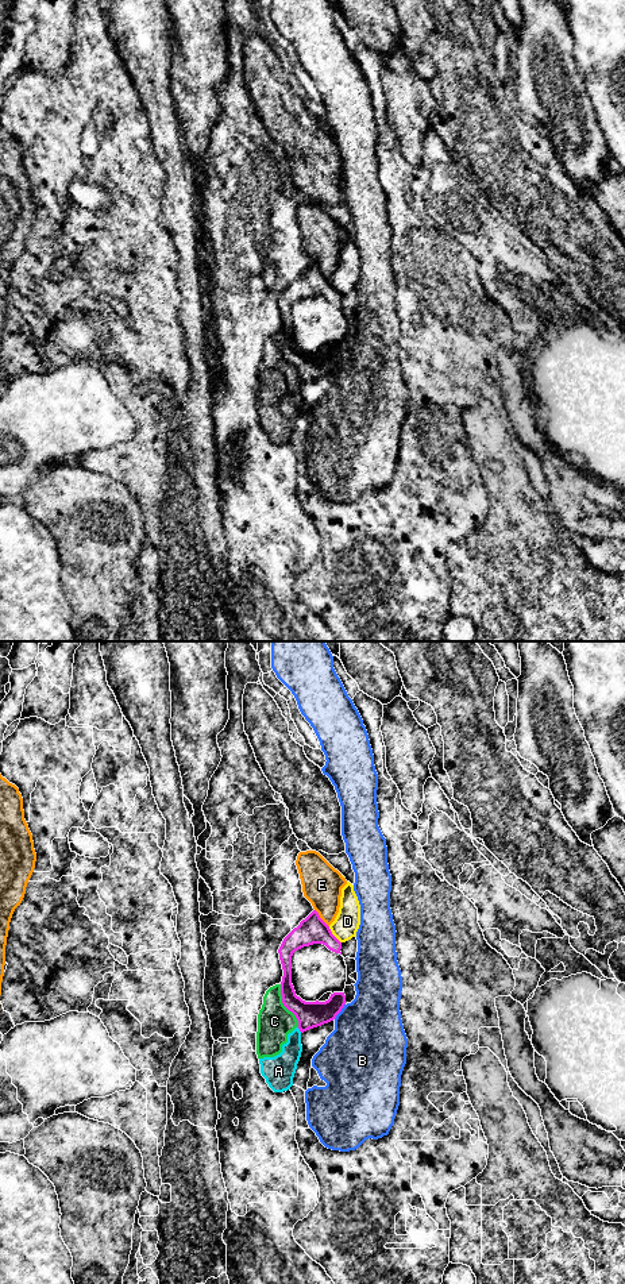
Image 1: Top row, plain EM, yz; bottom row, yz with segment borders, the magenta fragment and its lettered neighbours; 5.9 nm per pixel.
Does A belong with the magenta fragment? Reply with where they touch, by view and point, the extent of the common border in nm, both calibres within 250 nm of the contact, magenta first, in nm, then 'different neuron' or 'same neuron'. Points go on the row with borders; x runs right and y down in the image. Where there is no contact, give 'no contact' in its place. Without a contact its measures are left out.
contact yz (300, 1030); length 40 nm; calibres 160 and 160 nm; different neuron

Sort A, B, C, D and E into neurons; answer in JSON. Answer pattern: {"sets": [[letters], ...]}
{"sets": [["A", "C"], ["B"], ["D"], ["E"]]}

